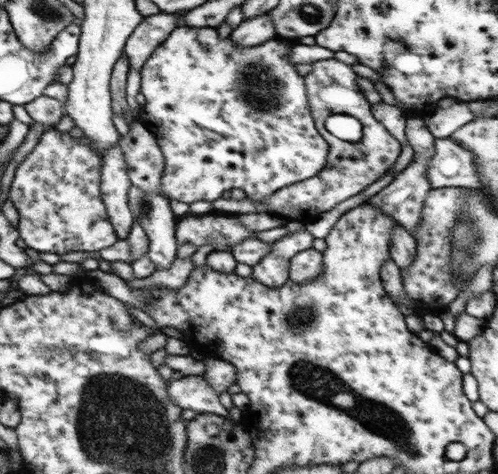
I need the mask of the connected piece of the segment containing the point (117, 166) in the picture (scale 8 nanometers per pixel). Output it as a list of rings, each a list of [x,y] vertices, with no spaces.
[[[119,144],[111,146],[102,156],[101,197],[109,216],[110,224],[116,231],[119,240],[129,235],[134,222],[130,212],[127,194],[131,182],[129,172]]]

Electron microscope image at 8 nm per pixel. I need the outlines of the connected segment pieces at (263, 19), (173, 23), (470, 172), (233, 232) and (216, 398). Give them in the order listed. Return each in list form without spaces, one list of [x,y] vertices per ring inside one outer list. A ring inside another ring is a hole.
[[[267,13],[252,20],[242,22],[236,30],[230,34],[231,39],[238,46],[258,46],[267,40],[277,38],[274,23],[270,20]]]
[[[159,12],[143,17],[142,22],[132,31],[123,50],[129,61],[127,74],[127,102],[133,116],[140,112],[141,105],[136,101],[136,94],[141,87],[141,68],[152,56],[159,44],[167,39],[174,28],[180,26],[179,15]]]
[[[450,138],[436,139],[434,142],[435,151],[429,158],[427,177],[432,189],[441,188],[470,188],[478,189],[481,185],[477,175],[477,166],[473,161],[473,154],[464,146],[452,141]]]
[[[221,213],[178,217],[175,235],[178,247],[186,242],[198,249],[212,245],[212,251],[228,251],[244,239],[255,238],[257,232],[248,230],[237,217]]]
[[[200,375],[183,376],[168,384],[168,397],[180,409],[193,410],[202,415],[212,413],[231,419],[229,411],[220,403],[220,395]]]

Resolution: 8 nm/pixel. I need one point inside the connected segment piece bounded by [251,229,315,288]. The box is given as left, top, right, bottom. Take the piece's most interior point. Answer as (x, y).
(272, 270)

